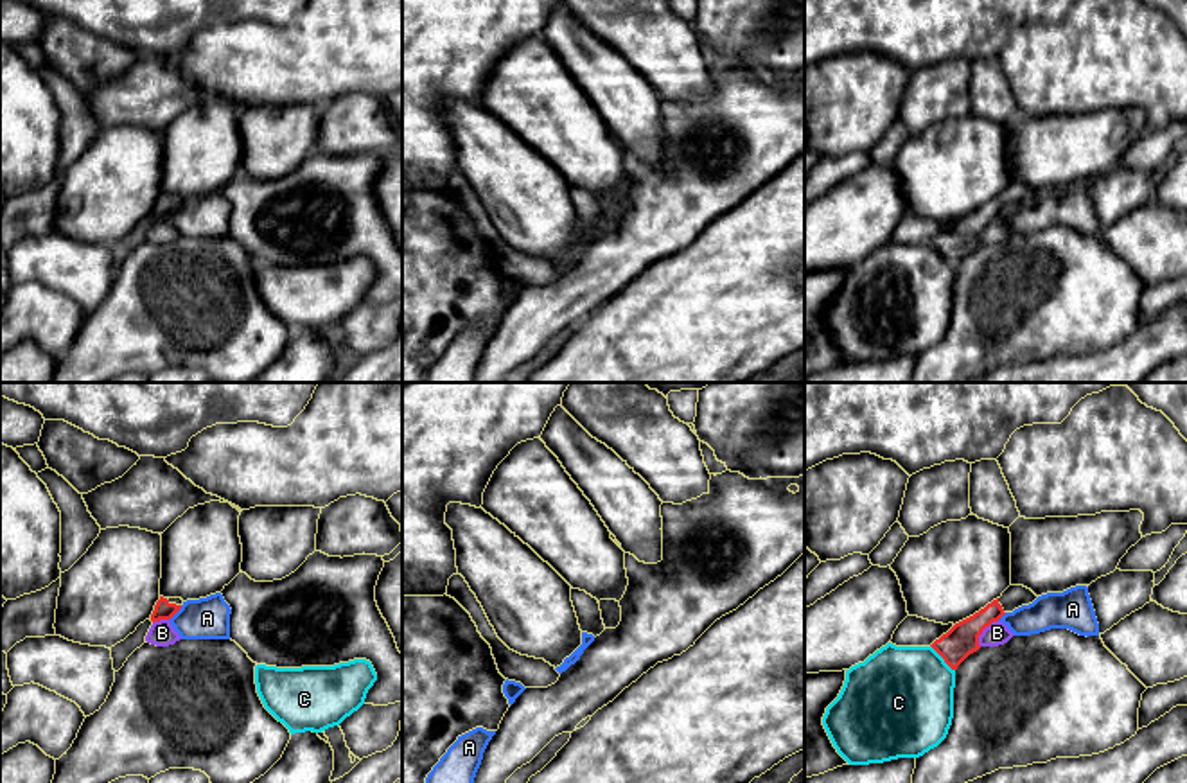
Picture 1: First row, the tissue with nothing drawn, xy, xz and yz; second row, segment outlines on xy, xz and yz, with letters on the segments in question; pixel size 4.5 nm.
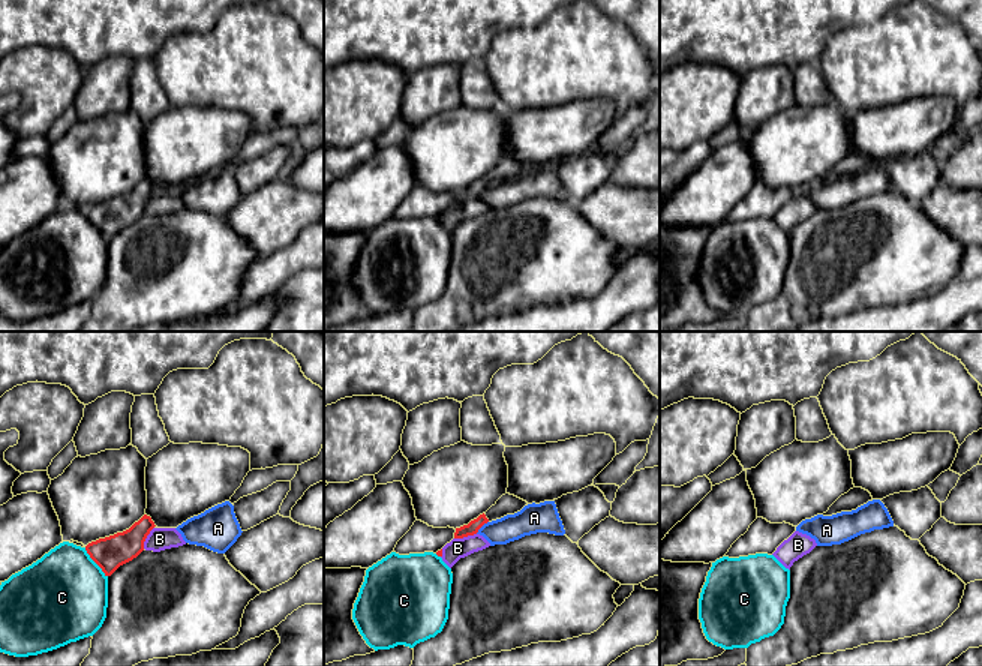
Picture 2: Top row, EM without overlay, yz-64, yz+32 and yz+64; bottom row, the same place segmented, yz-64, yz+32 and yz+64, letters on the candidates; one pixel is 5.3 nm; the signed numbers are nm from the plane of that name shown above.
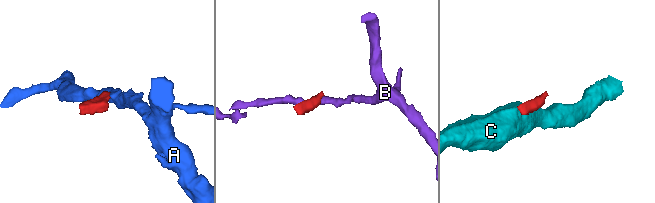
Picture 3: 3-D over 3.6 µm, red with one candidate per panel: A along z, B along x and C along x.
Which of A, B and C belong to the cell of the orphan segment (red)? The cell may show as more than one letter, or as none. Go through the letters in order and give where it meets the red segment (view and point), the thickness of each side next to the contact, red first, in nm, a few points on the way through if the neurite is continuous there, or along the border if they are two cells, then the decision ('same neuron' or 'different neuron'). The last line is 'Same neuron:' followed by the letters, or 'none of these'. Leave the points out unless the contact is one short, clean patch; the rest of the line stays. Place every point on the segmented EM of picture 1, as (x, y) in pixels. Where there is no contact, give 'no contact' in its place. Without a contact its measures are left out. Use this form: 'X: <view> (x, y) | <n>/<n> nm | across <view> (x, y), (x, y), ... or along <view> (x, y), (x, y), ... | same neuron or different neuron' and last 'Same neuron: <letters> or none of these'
A: xy (176, 611) | 80/190 nm | along xy (182, 606), (169, 620) | different neuron
B: yz (983, 629) | 150/100 nm | along yz (997, 620), (983, 631), (979, 645) | different neuron
C: yz (941, 656) | 150/440 nm | different neuron
Same neuron: none of these

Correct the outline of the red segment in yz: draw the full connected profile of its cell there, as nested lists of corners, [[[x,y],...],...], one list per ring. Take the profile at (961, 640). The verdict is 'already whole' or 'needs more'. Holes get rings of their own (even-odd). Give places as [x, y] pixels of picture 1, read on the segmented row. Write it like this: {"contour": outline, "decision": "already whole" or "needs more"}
{"contour": [[[1009,585],[1000,598],[988,603],[973,616],[955,623],[946,634],[936,639],[930,647],[957,670],[957,666],[980,648],[979,636],[993,621],[998,621],[1006,612],[1013,612],[1022,605],[1029,605],[1038,596],[1024,585]]], "decision": "needs more"}

